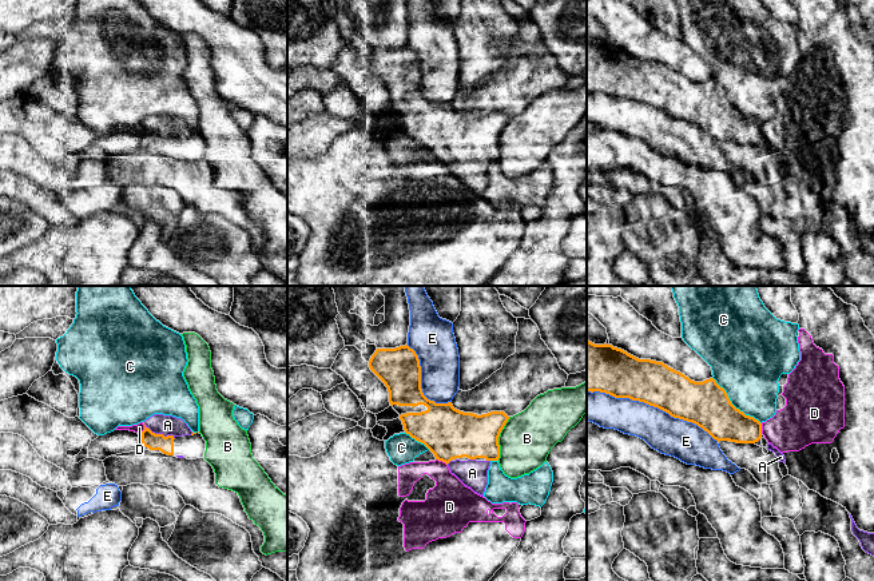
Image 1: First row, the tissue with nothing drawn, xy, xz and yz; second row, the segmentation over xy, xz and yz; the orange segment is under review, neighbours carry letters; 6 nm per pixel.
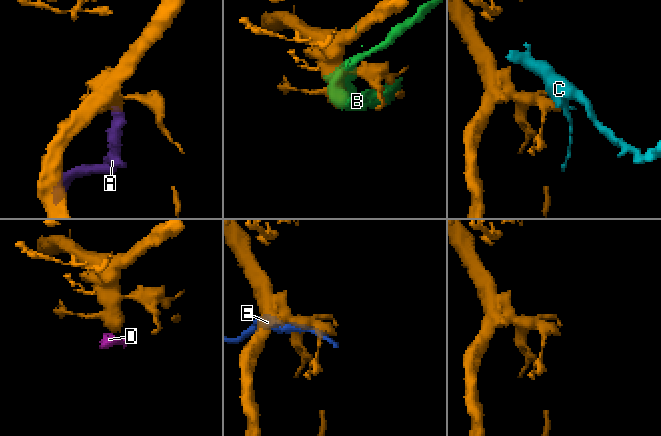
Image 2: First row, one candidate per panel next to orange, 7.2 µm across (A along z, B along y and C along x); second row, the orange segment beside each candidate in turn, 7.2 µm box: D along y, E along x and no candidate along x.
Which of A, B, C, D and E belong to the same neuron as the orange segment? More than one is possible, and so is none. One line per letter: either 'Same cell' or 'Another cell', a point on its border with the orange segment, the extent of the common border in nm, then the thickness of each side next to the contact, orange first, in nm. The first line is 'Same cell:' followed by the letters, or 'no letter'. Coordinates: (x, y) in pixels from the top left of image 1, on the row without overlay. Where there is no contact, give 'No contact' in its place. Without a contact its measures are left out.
Same cell: A
A: Same cell. Touches orange at xy (159, 135). Shared border 220 nm. Thickness 100 nm (orange) against 130 nm
B: Another cell. Touches orange at xz (497, 139). Shared border 280 nm. Thickness 280 nm (orange) against 320 nm
C: Another cell. Touches orange at yz (733, 106). Shared border 400 nm. Thickness 280 nm (orange) against 400 nm
D: Another cell. Touches orange at xy (144, 128). Shared border 70 nm. Thickness 100 nm (orange) against 60 nm
E: Another cell. Touches orange at yz (652, 106). Shared border 850 nm. Thickness 280 nm (orange) against 220 nm

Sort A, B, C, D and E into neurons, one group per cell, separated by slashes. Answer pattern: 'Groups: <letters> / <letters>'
Groups: A / B / C / D / E

